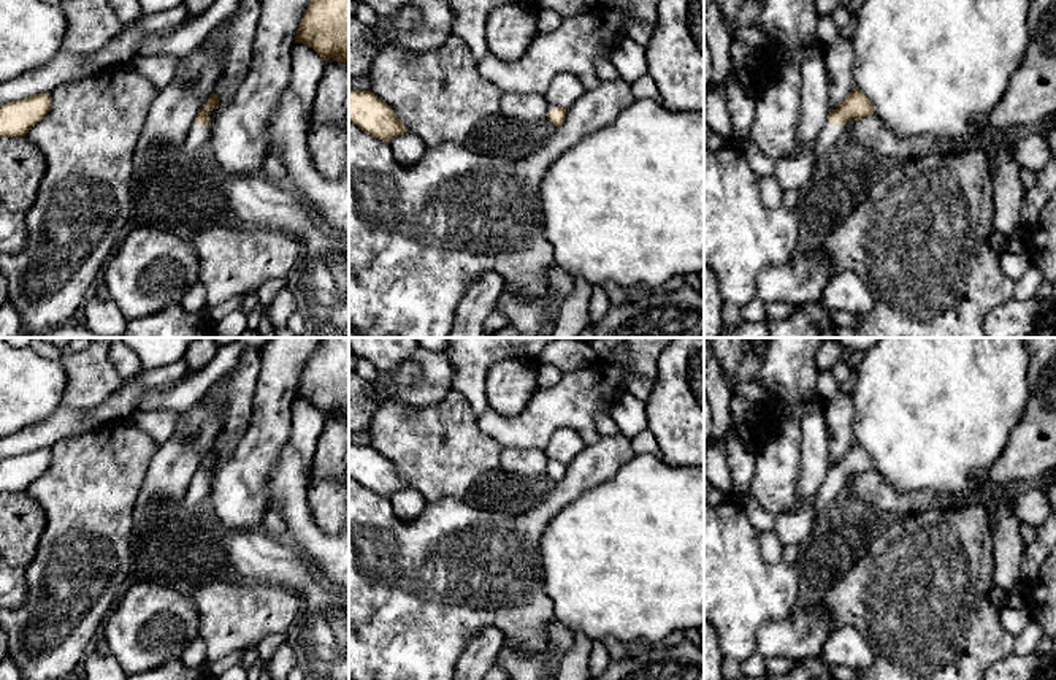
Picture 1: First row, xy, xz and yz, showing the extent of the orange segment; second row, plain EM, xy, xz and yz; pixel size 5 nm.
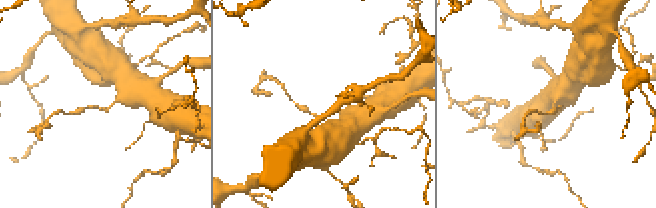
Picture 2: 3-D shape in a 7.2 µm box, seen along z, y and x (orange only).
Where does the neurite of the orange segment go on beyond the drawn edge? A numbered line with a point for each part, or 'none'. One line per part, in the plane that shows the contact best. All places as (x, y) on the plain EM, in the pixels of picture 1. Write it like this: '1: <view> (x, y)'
1: yz (828, 492)

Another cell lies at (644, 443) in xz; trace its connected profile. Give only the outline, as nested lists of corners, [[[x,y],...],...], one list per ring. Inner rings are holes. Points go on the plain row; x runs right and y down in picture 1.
[[[644,430],[633,437],[631,447],[636,455],[661,457],[661,449],[656,442],[656,437],[649,430]]]

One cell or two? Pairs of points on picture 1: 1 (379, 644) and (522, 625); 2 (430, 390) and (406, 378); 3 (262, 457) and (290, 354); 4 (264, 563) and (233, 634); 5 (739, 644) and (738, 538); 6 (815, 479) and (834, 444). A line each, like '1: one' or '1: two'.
1: one
2: one
3: one
4: two
5: one
6: two

